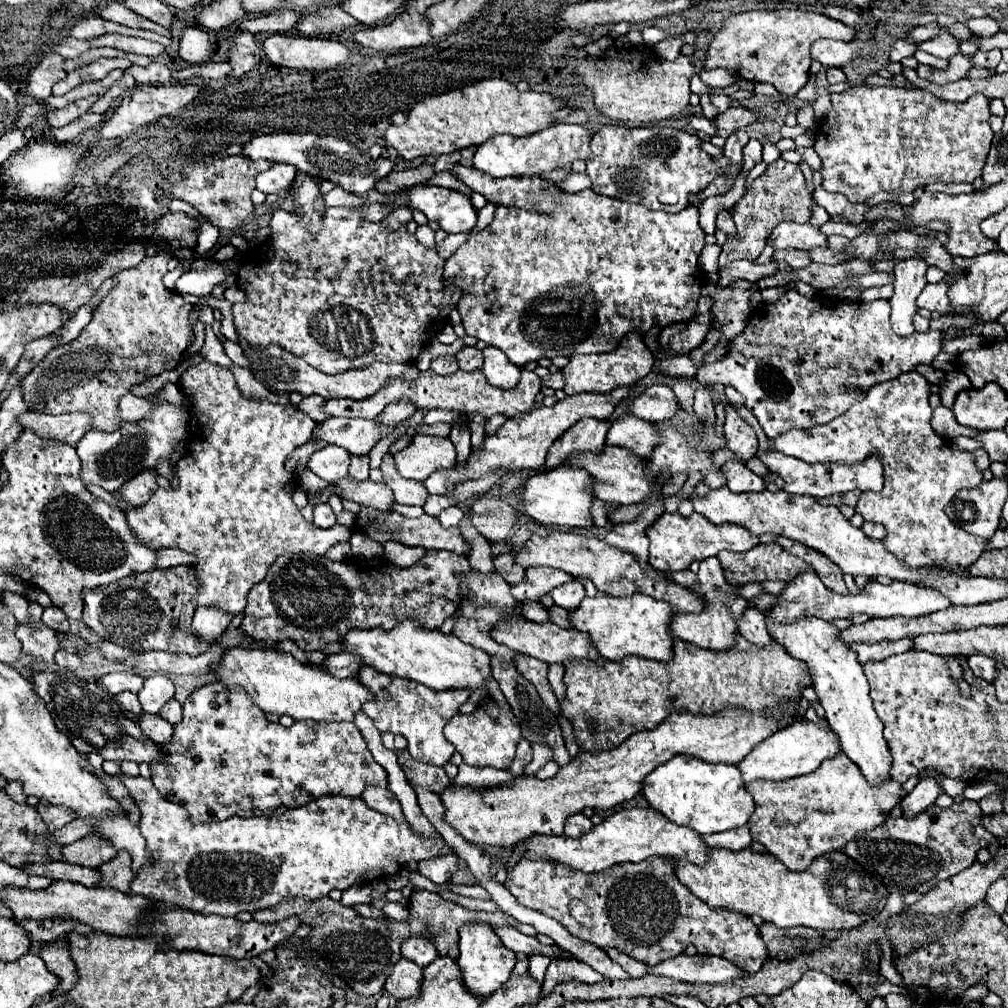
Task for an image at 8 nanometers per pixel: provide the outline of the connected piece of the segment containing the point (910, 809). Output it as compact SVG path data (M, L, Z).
M922 777L918 785L900 803L904 809L904 817L914 817L916 813L922 813L924 809L936 803L940 793L944 791L942 785L936 781L936 777Z

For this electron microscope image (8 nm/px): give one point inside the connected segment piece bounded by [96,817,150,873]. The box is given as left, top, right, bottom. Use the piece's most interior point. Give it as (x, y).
(120, 831)

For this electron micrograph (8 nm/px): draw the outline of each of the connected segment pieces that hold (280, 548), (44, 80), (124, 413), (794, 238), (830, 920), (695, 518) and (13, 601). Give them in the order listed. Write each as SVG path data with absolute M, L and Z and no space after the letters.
M202 361L188 367L180 381L182 393L188 397L188 437L186 455L176 463L176 475L180 485L176 489L156 489L150 501L142 507L126 511L126 523L130 525L138 543L150 549L174 547L194 555L192 569L198 575L198 607L218 607L230 615L242 613L246 607L248 591L260 583L278 555L284 553L314 553L324 555L330 547L348 542L352 530L336 524L334 529L318 529L306 521L300 509L292 501L298 477L286 469L286 459L300 445L312 439L314 421L296 411L272 405L266 399L246 399L234 383L234 375L228 367Z
M48 53L44 61L30 71L28 75L28 93L40 101L48 99L52 95L52 85L66 79L64 71L64 57L58 53Z
M128 393L120 399L120 417L124 417L124 421L138 423L152 417L152 407L152 401Z
M784 221L774 227L768 241L774 245L774 249L812 249L826 245L826 235L820 231L818 225Z
M712 849L706 865L696 867L688 861L674 861L674 869L680 883L710 907L730 909L748 917L758 915L780 929L796 925L816 931L852 929L880 913L888 899L888 889L866 879L864 873L856 871L856 861L840 851L818 857L808 871L800 873L788 871L770 853L754 853L752 849Z
M664 513L658 523L648 527L650 539L650 565L660 573L676 573L686 571L692 561L704 561L708 557L718 555L718 551L750 551L756 543L760 543L758 535L752 535L746 527L736 523L714 525L700 513L692 513L690 517L682 517L676 513Z
M6 591L4 597L2 597L2 603L8 605L16 617L16 621L20 625L26 625L30 621L30 613L28 613L28 599L22 597L22 595L16 595L16 593L10 593Z

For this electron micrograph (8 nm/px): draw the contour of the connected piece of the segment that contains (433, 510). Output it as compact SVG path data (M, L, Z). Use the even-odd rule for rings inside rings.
M430 495L428 501L426 501L426 505L424 505L424 511L436 517L436 515L438 515L442 509L446 509L448 505L452 505L452 501L450 501L448 497L444 497L444 495Z

